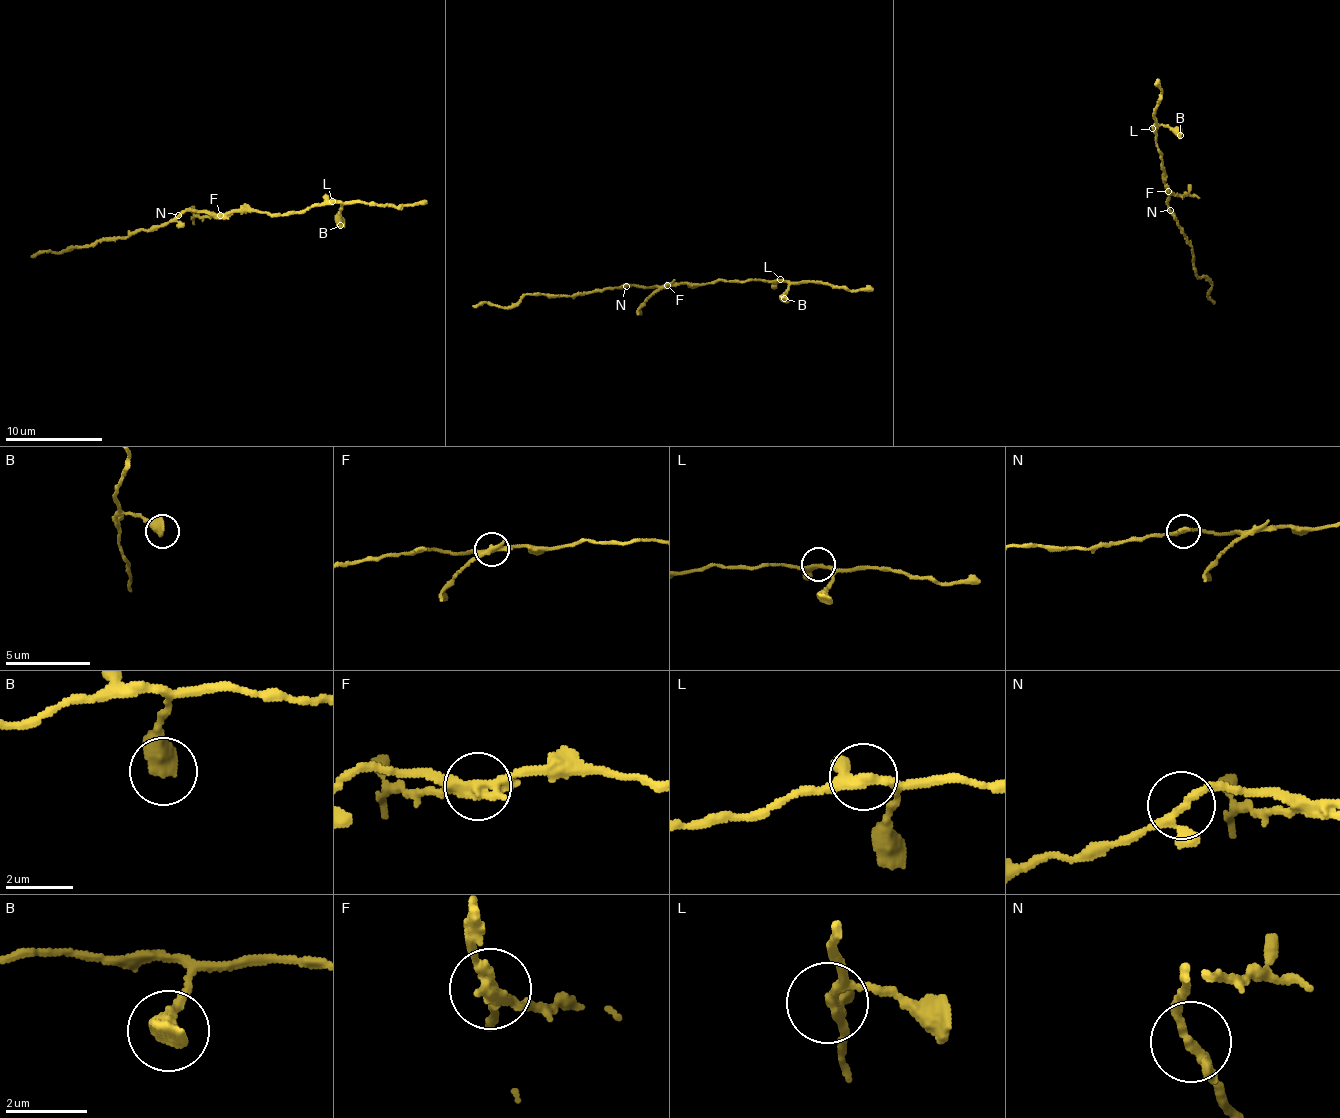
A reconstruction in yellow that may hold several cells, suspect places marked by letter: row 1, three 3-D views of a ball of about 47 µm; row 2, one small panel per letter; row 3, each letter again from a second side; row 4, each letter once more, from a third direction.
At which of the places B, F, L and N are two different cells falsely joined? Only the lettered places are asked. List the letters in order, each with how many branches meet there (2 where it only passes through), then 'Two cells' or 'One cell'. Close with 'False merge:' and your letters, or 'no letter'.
B: Branches: 2. One cell
F: Branches: 3. Two cells
L: Branches: 4. One cell
N: Branches: 3. One cell
False merge: F

